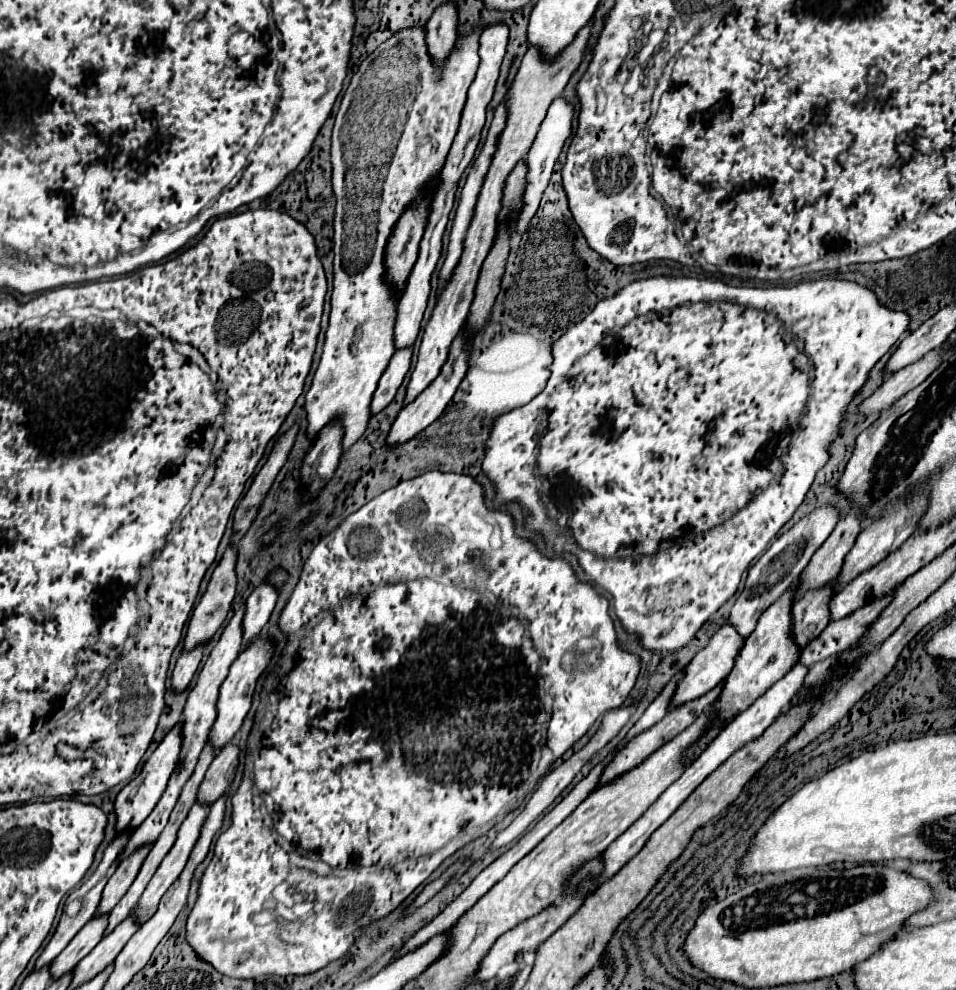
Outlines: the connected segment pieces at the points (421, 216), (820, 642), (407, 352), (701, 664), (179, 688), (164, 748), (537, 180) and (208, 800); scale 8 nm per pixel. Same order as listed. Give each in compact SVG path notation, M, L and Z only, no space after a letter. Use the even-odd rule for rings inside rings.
M425 207L423 213L415 209L403 215L403 219L399 219L399 223L395 225L395 235L391 235L391 243L387 245L387 255L385 255L387 279L399 291L405 287L407 275L411 273L411 267L417 259L419 239L427 223L427 211L429 207Z
M887 595L887 599L879 603L869 603L867 607L861 607L859 611L855 611L855 615L849 615L847 619L829 623L825 631L805 647L801 655L801 663L811 667L813 663L827 659L829 655L835 655L851 647L859 637L865 635L865 631L879 617L879 613L889 605L891 599L893 595Z
M403 347L397 349L385 369L385 373L381 375L379 383L377 383L377 391L373 393L373 403L371 403L371 415L379 413L381 407L387 407L391 403L391 399L395 397L405 373L409 371L411 365L411 347Z
M729 625L721 627L713 637L711 641L707 643L705 649L701 649L693 659L691 663L683 669L683 677L679 679L677 687L675 687L675 693L671 697L671 707L681 707L683 703L689 703L693 699L699 699L701 695L709 693L713 687L717 687L719 683L725 681L725 677L731 673L733 669L733 661L735 661L735 655L739 653L739 647L743 645L743 641L739 639L737 631Z
M197 647L191 653L181 653L181 657L175 663L173 675L171 675L171 689L173 689L173 693L183 693L189 687L195 671L199 667L201 655L203 655L203 647Z
M179 725L159 743L159 747L153 751L153 755L147 759L147 763L143 765L141 773L129 781L117 795L115 799L115 815L117 815L117 825L115 825L115 833L123 833L127 829L137 829L147 815L153 811L153 807L157 805L159 797L165 791L165 785L169 781L169 775L173 773L175 765L177 765L177 757L179 757L179 749L181 749L181 737L179 737Z
M563 97L555 99L547 111L547 117L543 119L541 127L539 127L539 135L535 137L535 143L531 145L531 151L527 155L527 165L529 165L529 175L527 175L527 193L525 193L525 211L519 213L519 219L517 219L517 233L521 235L527 227L527 223L533 219L537 207L539 207L539 201L541 201L541 195L543 195L543 189L547 187L549 183L549 177L553 173L553 163L557 161L559 153L561 153L561 147L565 143L565 139L569 137L571 133L571 117L573 117L573 109L571 105L565 103Z
M229 743L225 749L221 749L221 753L217 753L213 763L209 765L197 793L197 801L203 803L203 807L211 807L229 789L239 763L237 755L239 755L239 749L233 743Z

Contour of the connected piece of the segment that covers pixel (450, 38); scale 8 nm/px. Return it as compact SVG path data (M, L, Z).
M443 5L435 9L433 19L427 23L427 51L431 63L439 67L451 55L457 39L457 11L453 5Z

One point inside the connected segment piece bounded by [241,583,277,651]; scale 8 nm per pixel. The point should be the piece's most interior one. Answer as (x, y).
(258, 607)

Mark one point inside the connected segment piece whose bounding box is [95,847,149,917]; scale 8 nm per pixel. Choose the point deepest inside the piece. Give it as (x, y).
(117, 886)

